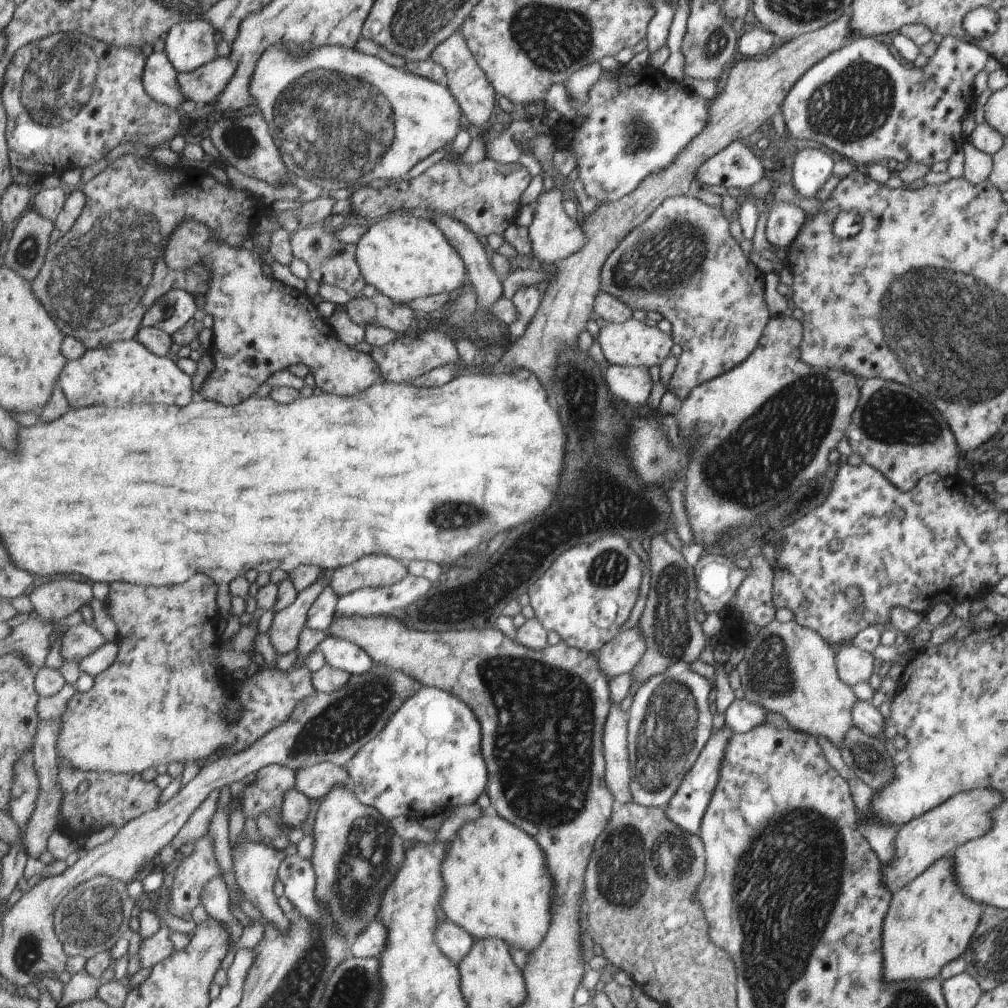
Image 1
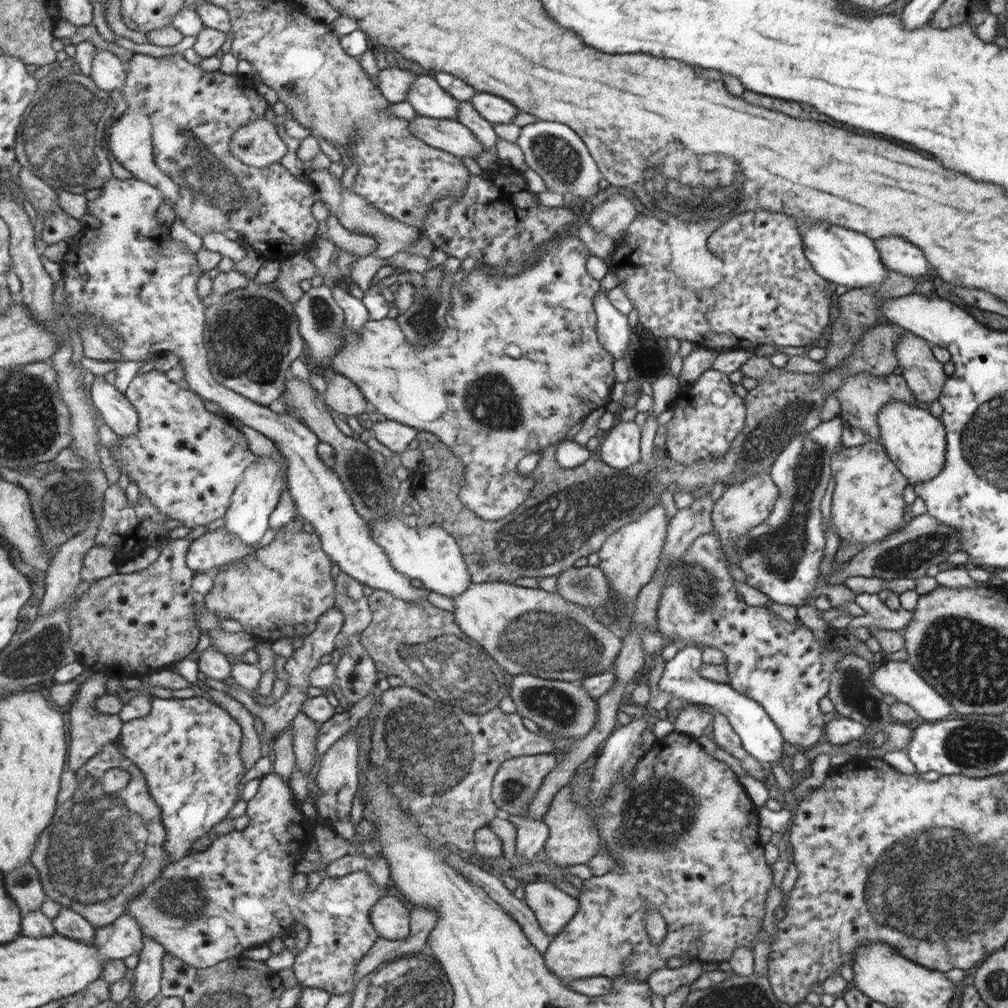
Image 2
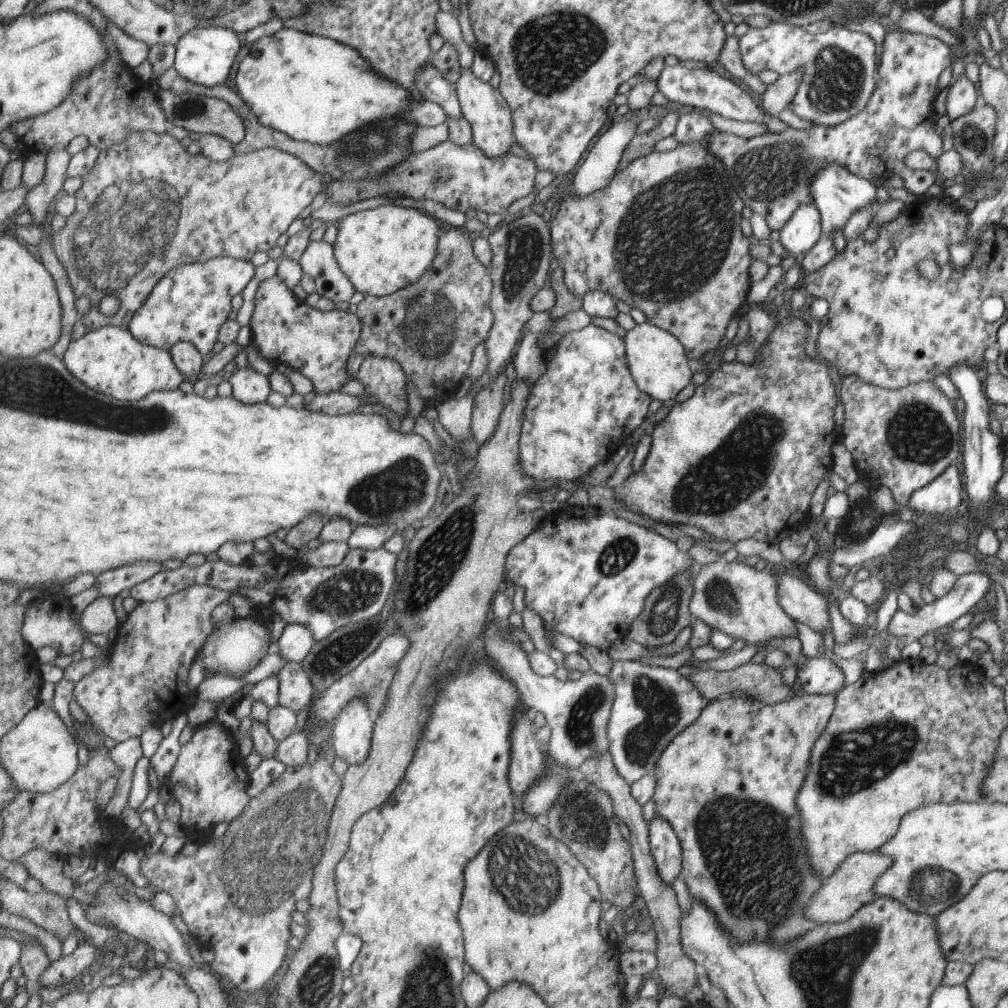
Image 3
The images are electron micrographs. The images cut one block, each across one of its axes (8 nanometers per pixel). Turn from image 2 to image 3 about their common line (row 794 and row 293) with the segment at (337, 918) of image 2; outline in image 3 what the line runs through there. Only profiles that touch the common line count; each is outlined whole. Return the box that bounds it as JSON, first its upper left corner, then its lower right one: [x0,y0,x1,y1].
[249,275,361,395]

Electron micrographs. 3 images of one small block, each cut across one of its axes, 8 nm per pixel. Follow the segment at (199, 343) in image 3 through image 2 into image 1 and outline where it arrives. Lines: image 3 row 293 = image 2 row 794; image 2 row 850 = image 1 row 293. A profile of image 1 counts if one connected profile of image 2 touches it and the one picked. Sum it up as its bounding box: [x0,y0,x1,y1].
[142,289,199,335]

